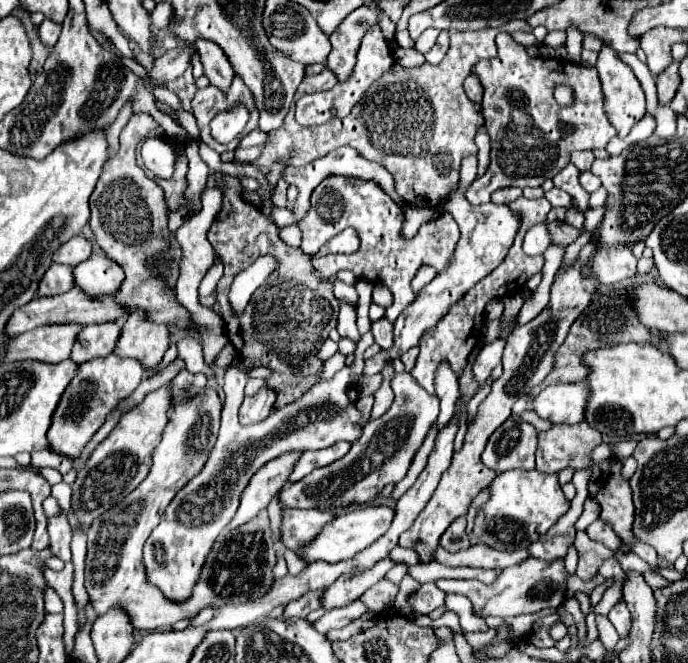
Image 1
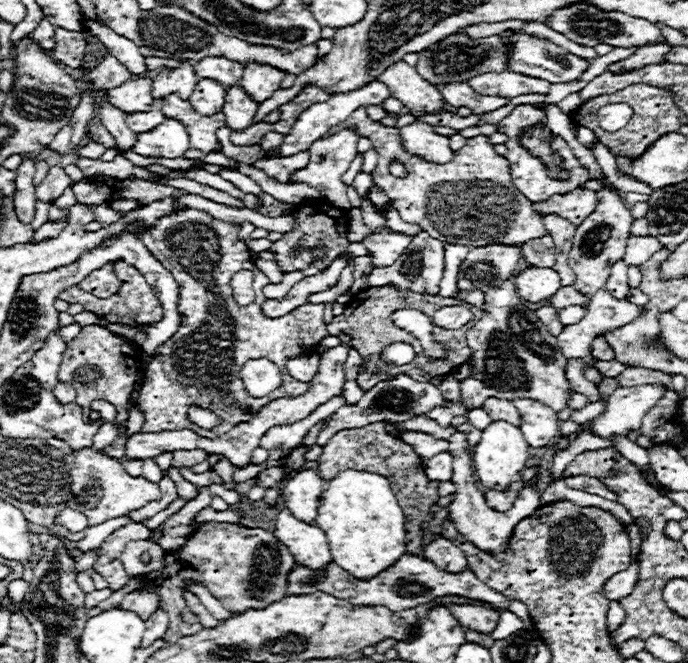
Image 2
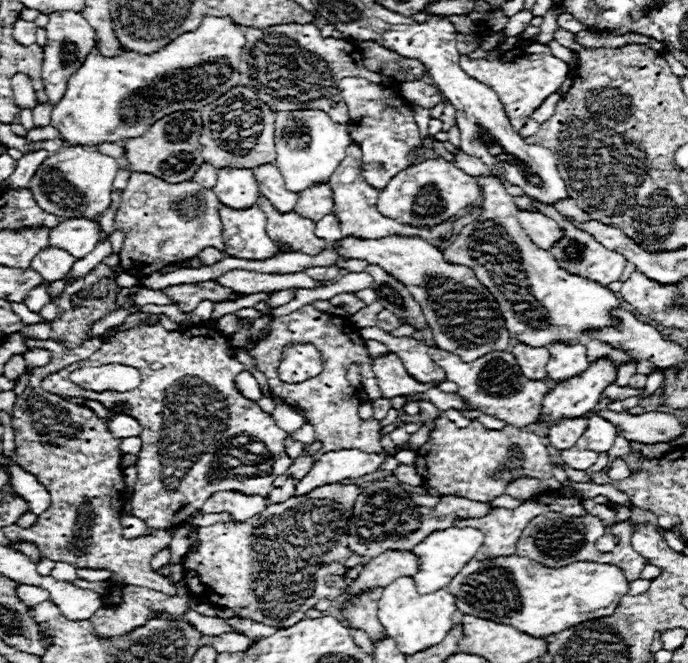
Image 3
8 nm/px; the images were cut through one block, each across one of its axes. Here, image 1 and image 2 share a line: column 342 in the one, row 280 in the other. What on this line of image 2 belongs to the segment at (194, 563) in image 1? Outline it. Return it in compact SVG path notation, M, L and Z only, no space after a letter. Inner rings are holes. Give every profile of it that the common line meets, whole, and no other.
M418 232L410 246L402 252L402 256L398 258L398 262L394 262L388 268L376 268L368 282L370 286L384 286L384 284L394 284L400 290L414 290L420 294L436 294L440 280L442 280L442 272L444 272L444 242L432 238L428 232Z

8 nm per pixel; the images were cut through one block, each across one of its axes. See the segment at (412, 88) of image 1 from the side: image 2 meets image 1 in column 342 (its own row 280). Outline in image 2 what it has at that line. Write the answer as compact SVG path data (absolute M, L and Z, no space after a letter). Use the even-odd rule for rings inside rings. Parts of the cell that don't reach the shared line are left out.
M122 260L116 262L116 276L118 276L118 280L120 280L120 290L118 290L118 294L114 294L114 296L110 296L110 298L106 298L106 300L100 300L100 298L96 298L96 296L84 292L84 290L80 290L80 288L76 288L76 286L70 286L70 288L66 288L64 292L60 292L60 298L66 300L68 304L82 304L84 310L90 310L90 312L102 316L102 318L108 320L108 322L118 322L118 324L122 324L122 320L124 320L124 324L132 327L160 322L162 316L164 316L162 304L160 304L160 300L156 298L154 290L152 290L152 288L148 286L148 282L144 280L144 276L142 276L134 266L130 266L130 264L122 262Z

